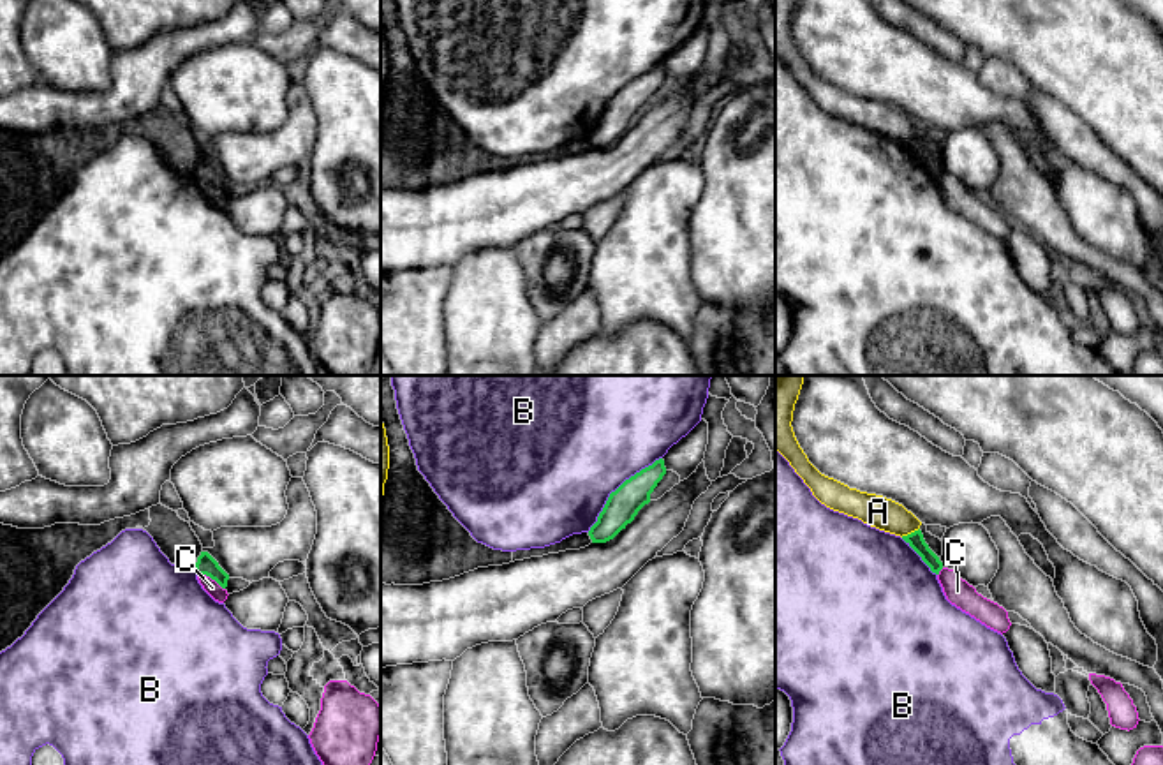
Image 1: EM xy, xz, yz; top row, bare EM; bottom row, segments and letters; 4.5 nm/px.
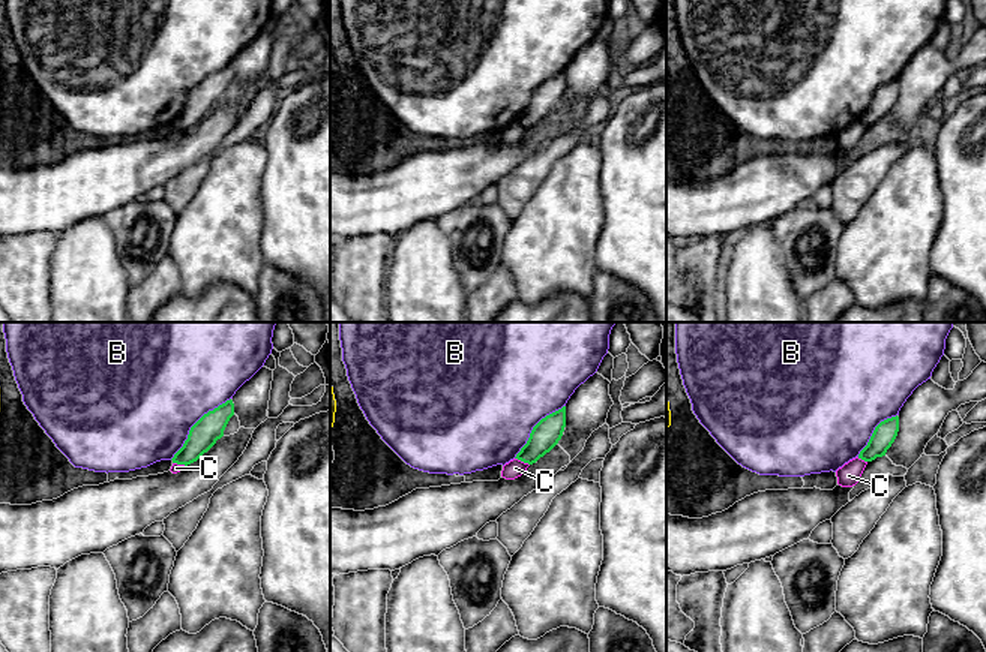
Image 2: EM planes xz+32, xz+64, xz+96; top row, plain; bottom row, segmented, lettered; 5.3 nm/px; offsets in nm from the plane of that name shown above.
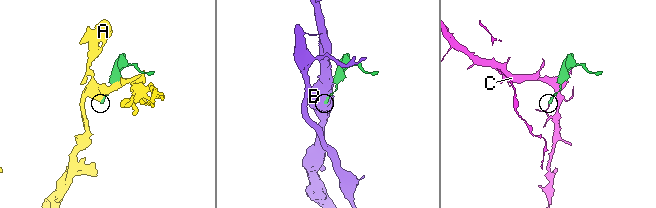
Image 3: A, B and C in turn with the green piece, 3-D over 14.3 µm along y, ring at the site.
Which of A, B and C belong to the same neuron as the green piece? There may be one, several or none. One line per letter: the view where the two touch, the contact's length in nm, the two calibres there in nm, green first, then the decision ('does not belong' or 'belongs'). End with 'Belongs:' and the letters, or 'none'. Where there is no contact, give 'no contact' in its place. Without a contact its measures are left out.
A: yz | 100 nm | 70/150 nm | does not belong
B: xz | 480 nm | 150/500 nm | does not belong
C: xy | 150 nm | 90/70 nm | does not belong
Belongs: none

